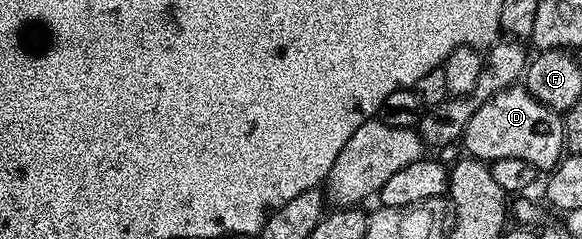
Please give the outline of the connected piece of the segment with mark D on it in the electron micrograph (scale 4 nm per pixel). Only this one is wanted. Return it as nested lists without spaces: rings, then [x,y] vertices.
[[[523,85],[508,86],[498,92],[490,100],[486,100],[470,116],[470,124],[466,124],[466,132],[462,139],[471,157],[491,164],[494,160],[509,158],[510,160],[526,160],[526,164],[536,167],[540,172],[551,172],[566,154],[564,145],[564,120],[546,108]]]

